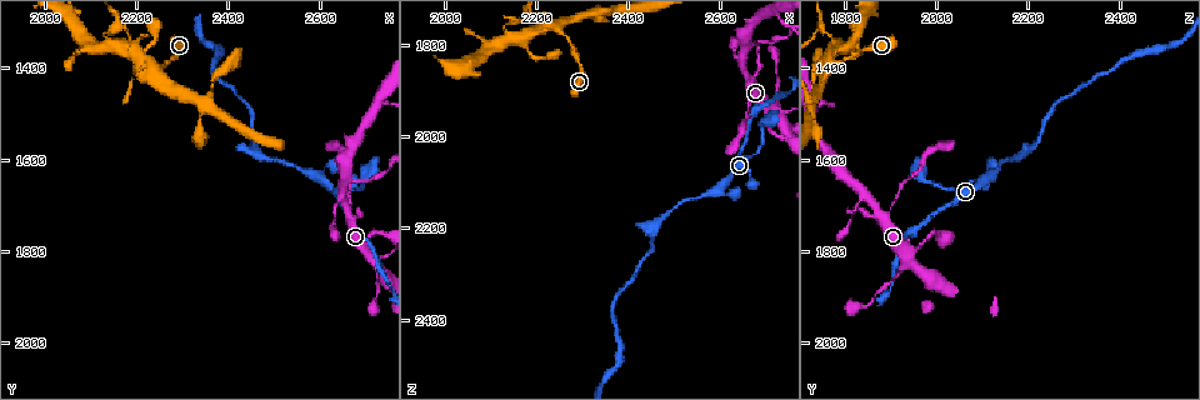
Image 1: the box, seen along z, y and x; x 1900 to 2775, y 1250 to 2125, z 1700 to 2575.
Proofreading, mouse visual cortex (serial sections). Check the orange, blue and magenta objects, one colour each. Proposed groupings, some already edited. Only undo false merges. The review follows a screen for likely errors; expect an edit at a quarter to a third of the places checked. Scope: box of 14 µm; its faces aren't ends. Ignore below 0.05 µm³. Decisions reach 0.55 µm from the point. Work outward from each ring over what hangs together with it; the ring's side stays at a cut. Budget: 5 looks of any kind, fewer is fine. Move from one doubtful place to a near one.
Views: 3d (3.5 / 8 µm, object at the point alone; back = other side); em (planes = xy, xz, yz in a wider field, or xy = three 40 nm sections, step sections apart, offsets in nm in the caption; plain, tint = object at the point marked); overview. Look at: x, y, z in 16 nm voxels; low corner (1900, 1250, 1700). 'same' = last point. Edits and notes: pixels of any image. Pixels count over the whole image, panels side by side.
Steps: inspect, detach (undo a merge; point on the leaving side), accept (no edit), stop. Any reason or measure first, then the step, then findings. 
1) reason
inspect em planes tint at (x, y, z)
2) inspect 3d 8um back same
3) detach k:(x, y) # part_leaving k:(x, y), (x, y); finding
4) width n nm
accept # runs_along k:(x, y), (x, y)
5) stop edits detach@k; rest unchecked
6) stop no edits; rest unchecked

thick turns thin
inspect 3d 3.5um at (2595, 1630, 2115)

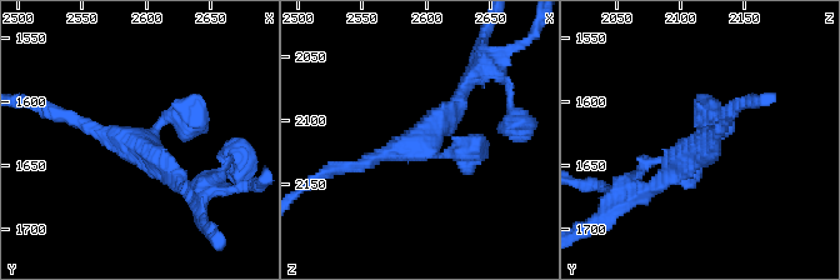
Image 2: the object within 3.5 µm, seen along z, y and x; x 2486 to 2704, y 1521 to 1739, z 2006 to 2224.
shape alone is not enough
inspect em xy step 1 tint at (2592, 1630, 2116)

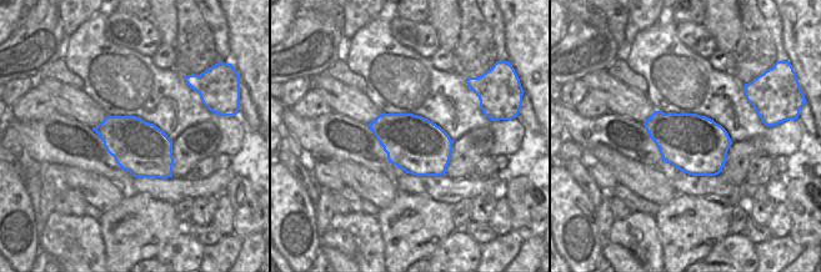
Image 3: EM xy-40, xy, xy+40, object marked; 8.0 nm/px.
accept # runs_along 2:(465, 90), (419, 144), (346, 166); one cell here

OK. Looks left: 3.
four or more arms meet
inspect 3d 8um at (2165, 1355, 1780)

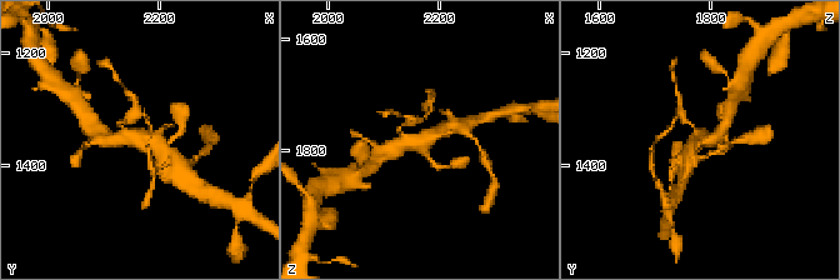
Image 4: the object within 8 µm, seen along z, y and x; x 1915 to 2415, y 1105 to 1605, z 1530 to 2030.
shape alone is not enough
inspect em xy step 5 tint at (2170, 1350, 1785)

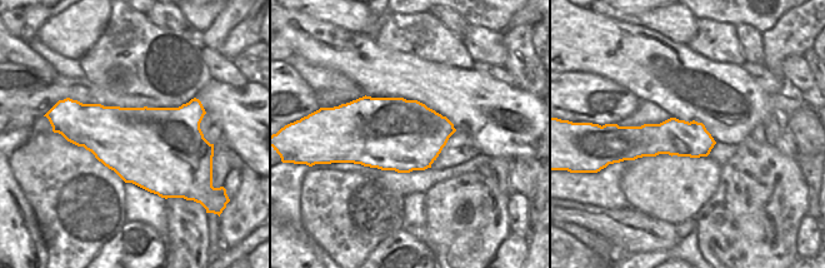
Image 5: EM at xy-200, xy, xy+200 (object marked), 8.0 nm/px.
accept # runs_along 4:(449, 128), (386, 151); one cell here

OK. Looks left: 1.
stop no edits; rest unchecked

